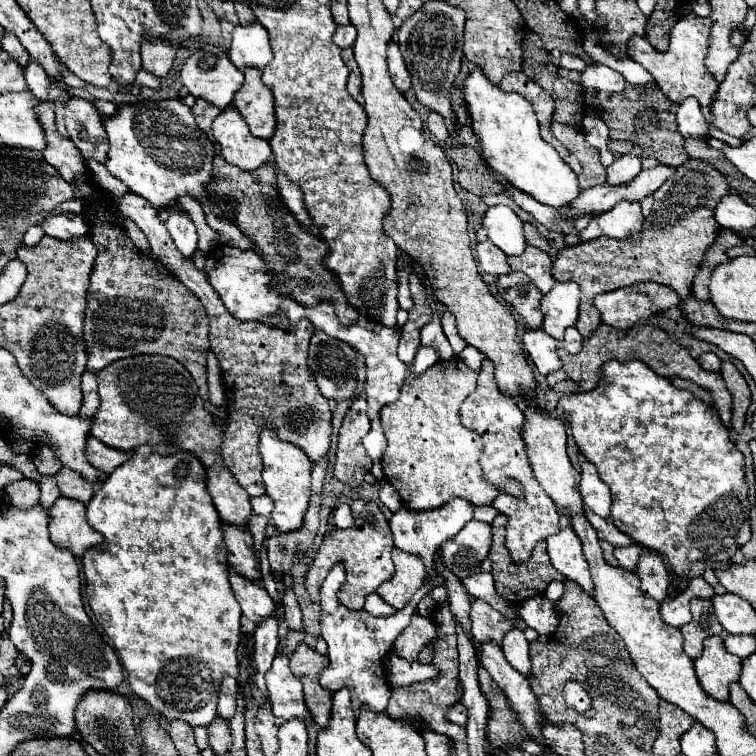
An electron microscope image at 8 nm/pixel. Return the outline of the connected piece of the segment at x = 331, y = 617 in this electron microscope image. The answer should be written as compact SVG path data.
M336 564L328 578L324 580L322 588L320 588L320 626L322 626L322 638L328 644L328 662L330 666L326 666L320 674L320 684L322 688L330 690L330 692L338 692L340 688L348 688L350 696L352 696L352 708L358 710L360 706L370 706L374 712L384 712L388 698L390 698L390 686L384 678L384 656L390 654L392 644L396 640L396 636L402 632L402 628L406 628L406 624L410 624L412 612L416 610L418 602L432 588L444 585L442 576L437 575L431 582L424 584L406 604L406 608L399 610L396 614L388 616L388 618L374 618L370 616L366 610L348 610L338 602L338 590L344 582L344 568L342 564Z

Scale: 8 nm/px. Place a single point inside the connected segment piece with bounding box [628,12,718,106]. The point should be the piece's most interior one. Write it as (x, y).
(680, 72)

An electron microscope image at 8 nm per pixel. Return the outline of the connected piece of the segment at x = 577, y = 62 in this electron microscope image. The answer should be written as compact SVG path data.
M562 54L560 56L560 68L564 70L576 70L576 72L582 72L586 68L586 62L580 60L578 56L570 56L570 54Z

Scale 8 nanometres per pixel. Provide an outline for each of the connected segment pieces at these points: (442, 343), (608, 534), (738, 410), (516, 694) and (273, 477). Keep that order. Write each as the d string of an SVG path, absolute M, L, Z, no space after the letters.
M434 316L434 320L422 330L422 344L424 344L424 346L438 348L442 360L450 360L450 358L454 356L448 340L446 340L446 336L444 336L444 332L442 332L440 316Z
M584 508L584 516L592 524L592 528L598 532L598 538L600 540L610 542L612 546L626 546L626 544L632 544L634 542L624 532L620 532L610 518L602 518L602 516L594 514L594 512L590 512L588 508Z
M724 362L722 364L722 370L720 370L730 394L732 394L732 400L734 400L734 408L732 408L732 430L734 432L742 432L744 428L744 422L746 422L746 412L748 412L748 406L750 406L750 388L744 380L744 376L738 372L738 368L732 364L732 362Z
M492 640L480 646L478 660L480 666L486 668L488 674L494 678L494 682L502 688L502 692L506 692L510 706L518 712L518 718L522 720L522 726L530 732L532 740L544 746L540 740L542 738L540 720L544 720L544 716L538 712L538 700L534 700L534 694L530 692L528 688L530 684L526 684L526 678L508 664L502 648Z
M262 428L260 432L260 454L264 460L262 476L266 494L274 500L274 512L272 512L274 526L278 528L278 532L290 532L294 528L300 528L310 496L310 468L312 468L310 458L302 448L280 440L272 428Z

